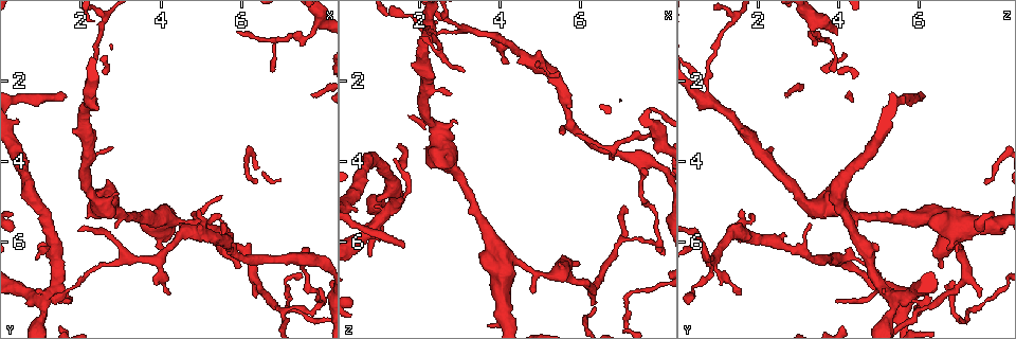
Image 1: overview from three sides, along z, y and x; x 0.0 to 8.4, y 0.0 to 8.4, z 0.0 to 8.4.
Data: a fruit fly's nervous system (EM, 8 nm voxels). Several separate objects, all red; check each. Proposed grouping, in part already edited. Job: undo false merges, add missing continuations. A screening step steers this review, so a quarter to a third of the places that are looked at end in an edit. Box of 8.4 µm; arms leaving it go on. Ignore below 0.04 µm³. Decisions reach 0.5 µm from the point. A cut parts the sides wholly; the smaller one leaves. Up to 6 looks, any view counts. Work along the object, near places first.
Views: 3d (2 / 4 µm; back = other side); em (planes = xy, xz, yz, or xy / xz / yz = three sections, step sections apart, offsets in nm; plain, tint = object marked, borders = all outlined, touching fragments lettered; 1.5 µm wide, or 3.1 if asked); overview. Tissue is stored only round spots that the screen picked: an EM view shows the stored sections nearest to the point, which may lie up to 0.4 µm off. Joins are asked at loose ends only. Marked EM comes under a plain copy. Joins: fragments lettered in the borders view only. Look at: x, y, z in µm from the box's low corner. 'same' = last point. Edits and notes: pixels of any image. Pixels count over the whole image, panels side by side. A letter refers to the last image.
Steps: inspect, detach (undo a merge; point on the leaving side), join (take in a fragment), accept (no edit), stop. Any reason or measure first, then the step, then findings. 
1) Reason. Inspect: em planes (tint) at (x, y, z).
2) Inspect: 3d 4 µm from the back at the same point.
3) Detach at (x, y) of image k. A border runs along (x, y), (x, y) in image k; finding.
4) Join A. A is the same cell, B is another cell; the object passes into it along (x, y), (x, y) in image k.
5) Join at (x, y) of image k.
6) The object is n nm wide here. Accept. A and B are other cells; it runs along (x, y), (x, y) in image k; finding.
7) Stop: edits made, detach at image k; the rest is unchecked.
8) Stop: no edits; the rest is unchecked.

Branch stops here. Inspect: 3d 2 µm at (5.90, 6.65, 6.55).

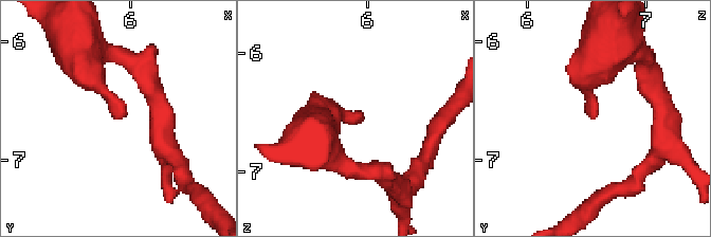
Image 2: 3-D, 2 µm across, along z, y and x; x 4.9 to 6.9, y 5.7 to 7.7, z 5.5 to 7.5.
Inspect: em planes (borders) at (5.92, 6.66, 6.56).

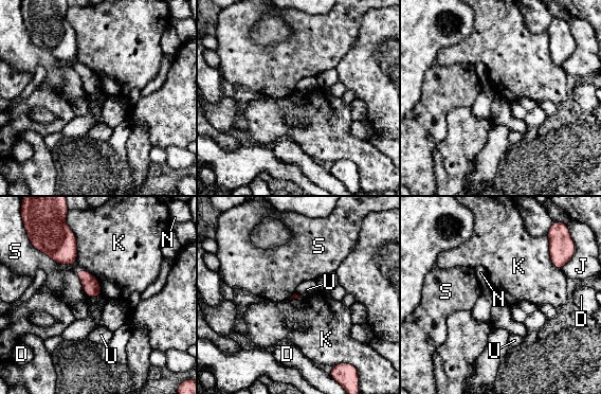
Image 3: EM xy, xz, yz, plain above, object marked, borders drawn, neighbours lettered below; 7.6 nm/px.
Accept. D, J, K, N, S and U are other cells; a border runs along (102, 292), (96, 297) in image 3; none of them fits.

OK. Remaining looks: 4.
Free end. Inspect: 3d 4 µm at (4.90, 5.25, 1.55).

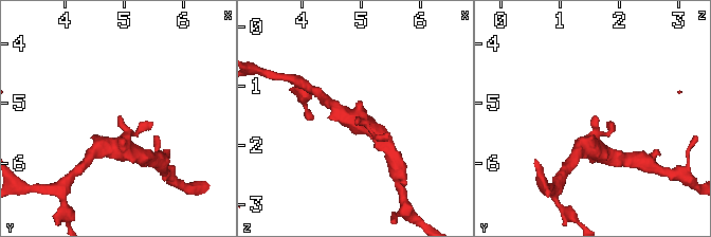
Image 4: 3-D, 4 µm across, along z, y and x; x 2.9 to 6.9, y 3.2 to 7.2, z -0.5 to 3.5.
Inspect: em planes (borders) at (4.95, 5.25, 1.55).

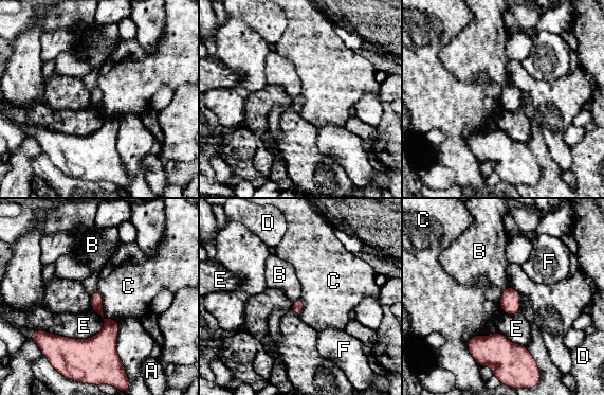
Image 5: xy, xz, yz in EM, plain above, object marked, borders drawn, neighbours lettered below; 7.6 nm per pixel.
The longest contact is with E, 550 nm. Accept. A, B, C, D, E and F are other cells; a border runs along (96, 289), (103, 316), (119, 322) in image 5; no lettered fragment goes on from it.

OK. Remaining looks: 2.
Inspect: em yz step 4 (tint) at (2.25, 2.45, 0.70).

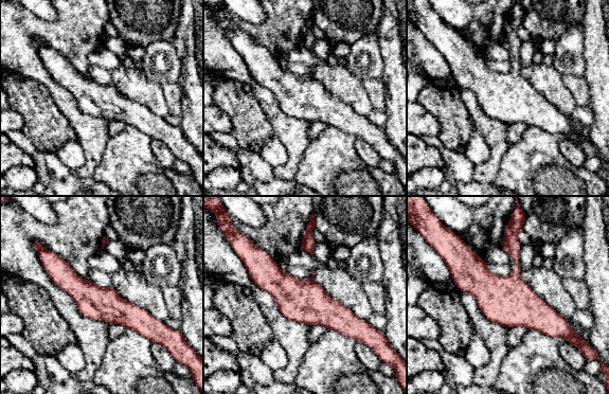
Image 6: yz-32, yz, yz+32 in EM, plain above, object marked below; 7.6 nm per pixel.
Inspect: em planes (borders) at the same point.

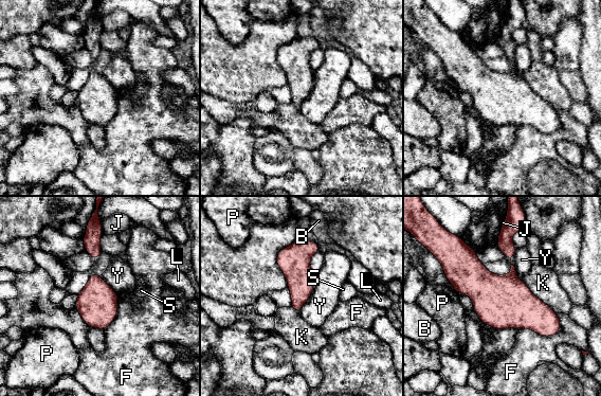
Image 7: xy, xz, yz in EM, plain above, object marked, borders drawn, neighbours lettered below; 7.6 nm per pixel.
The object is 180 nm wide here. Accept. B, F, J, K, L, P, S and Y are other cells; a border runs along (314, 274), (313, 290), (299, 313) in image 7; all the same neuron.

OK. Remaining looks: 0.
Stop: no edits; the rest is unchecked.

